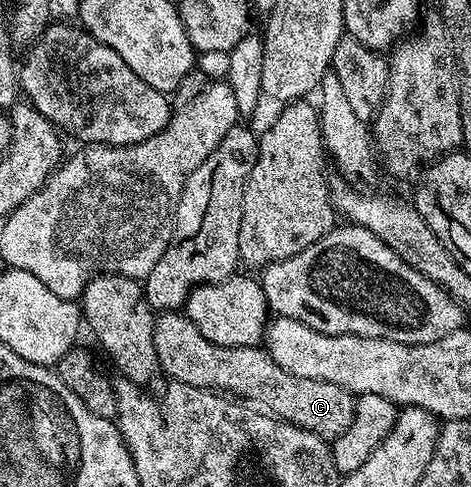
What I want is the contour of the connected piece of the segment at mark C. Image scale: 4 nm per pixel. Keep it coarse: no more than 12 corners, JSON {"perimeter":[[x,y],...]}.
{"perimeter":[[155,316],[162,375],[250,402],[333,442],[355,396]]}

